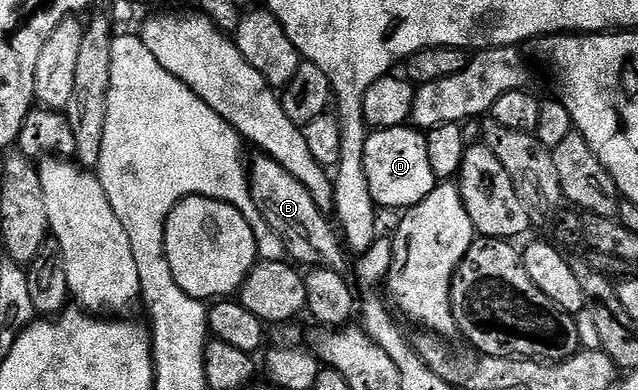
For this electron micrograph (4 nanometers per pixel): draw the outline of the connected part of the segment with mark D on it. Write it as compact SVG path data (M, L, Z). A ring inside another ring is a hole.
M413 126L371 131L364 142L364 174L379 209L405 210L424 202L436 186L428 159L426 132Z

